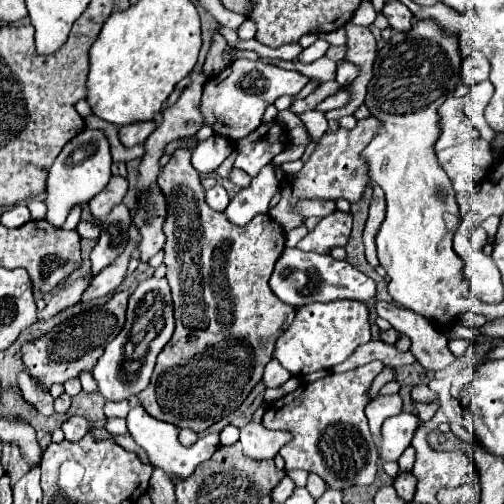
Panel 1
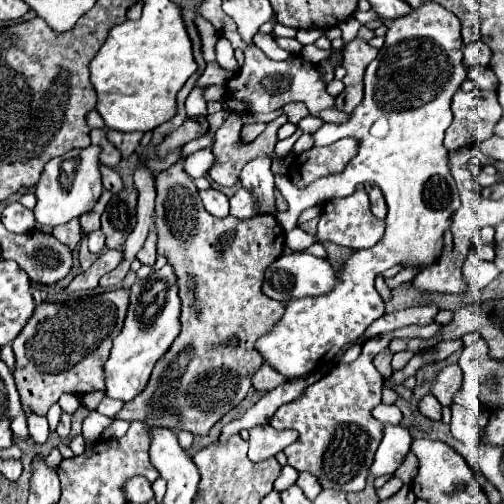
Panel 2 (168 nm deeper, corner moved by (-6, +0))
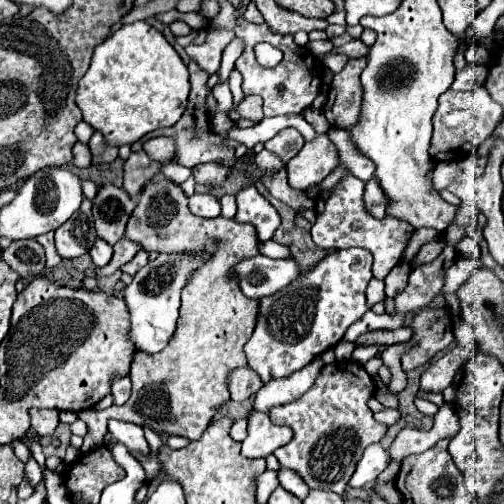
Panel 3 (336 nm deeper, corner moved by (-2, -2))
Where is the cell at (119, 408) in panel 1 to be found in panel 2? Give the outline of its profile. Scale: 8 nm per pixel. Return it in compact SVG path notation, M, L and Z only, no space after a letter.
M104 396L104 398L102 398L102 402L98 404L96 412L104 414L104 416L108 416L108 418L114 418L116 410L120 410L120 408L122 408L122 404L124 404L124 402L120 402L120 400L114 400L114 398L110 398L110 396Z

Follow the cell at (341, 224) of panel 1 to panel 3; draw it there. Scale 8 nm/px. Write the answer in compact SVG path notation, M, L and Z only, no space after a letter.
M348 176L346 180L340 182L336 190L320 196L316 206L316 222L310 234L312 234L312 240L324 250L340 250L340 248L352 248L352 246L370 250L374 256L374 266L372 266L374 278L386 278L388 272L400 262L400 256L412 234L412 226L396 218L388 218L388 222L372 218L364 208L362 194L364 194L364 182L358 180L356 176Z

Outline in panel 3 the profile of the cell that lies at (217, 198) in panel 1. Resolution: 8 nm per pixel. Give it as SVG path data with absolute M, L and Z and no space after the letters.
M192 194L188 198L190 212L200 218L216 218L220 216L220 202L212 194Z

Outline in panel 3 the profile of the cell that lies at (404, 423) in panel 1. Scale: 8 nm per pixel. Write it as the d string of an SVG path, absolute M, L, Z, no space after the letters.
M380 442L368 446L364 450L362 460L356 464L356 472L354 472L352 482L348 486L352 486L352 488L364 488L364 486L374 484L374 480L378 478L378 474L388 464L390 464L390 454L388 454L388 450Z

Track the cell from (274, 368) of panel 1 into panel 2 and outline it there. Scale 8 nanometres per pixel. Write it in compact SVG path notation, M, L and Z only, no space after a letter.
M262 364L260 370L252 376L252 388L260 390L260 392L268 392L274 386L282 384L286 378L282 374L278 374L276 370L272 370L268 364Z

